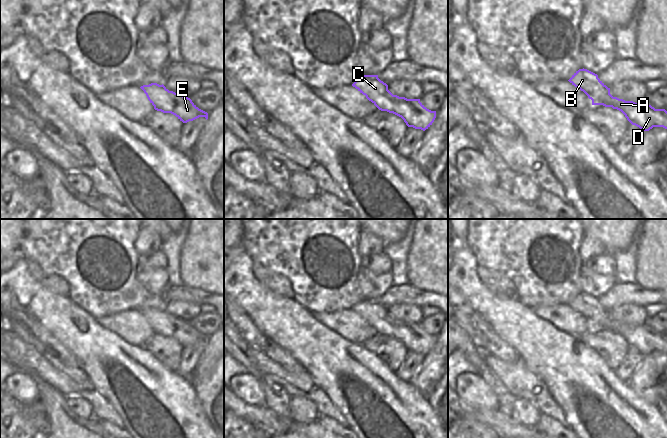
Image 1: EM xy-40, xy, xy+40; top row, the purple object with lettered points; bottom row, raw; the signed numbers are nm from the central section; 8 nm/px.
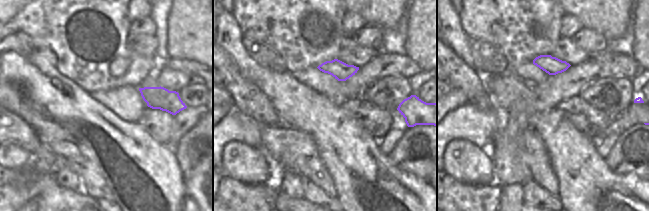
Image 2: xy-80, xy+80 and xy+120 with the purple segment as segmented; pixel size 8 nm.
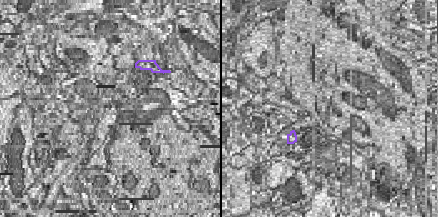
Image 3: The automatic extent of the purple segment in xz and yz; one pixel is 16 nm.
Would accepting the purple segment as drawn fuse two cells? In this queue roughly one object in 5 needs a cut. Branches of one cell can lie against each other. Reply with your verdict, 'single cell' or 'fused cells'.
single cell

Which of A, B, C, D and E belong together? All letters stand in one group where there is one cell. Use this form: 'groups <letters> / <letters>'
groups A B C D E

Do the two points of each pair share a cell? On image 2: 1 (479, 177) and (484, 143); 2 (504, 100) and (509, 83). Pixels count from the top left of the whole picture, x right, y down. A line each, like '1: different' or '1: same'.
1: different
2: same

